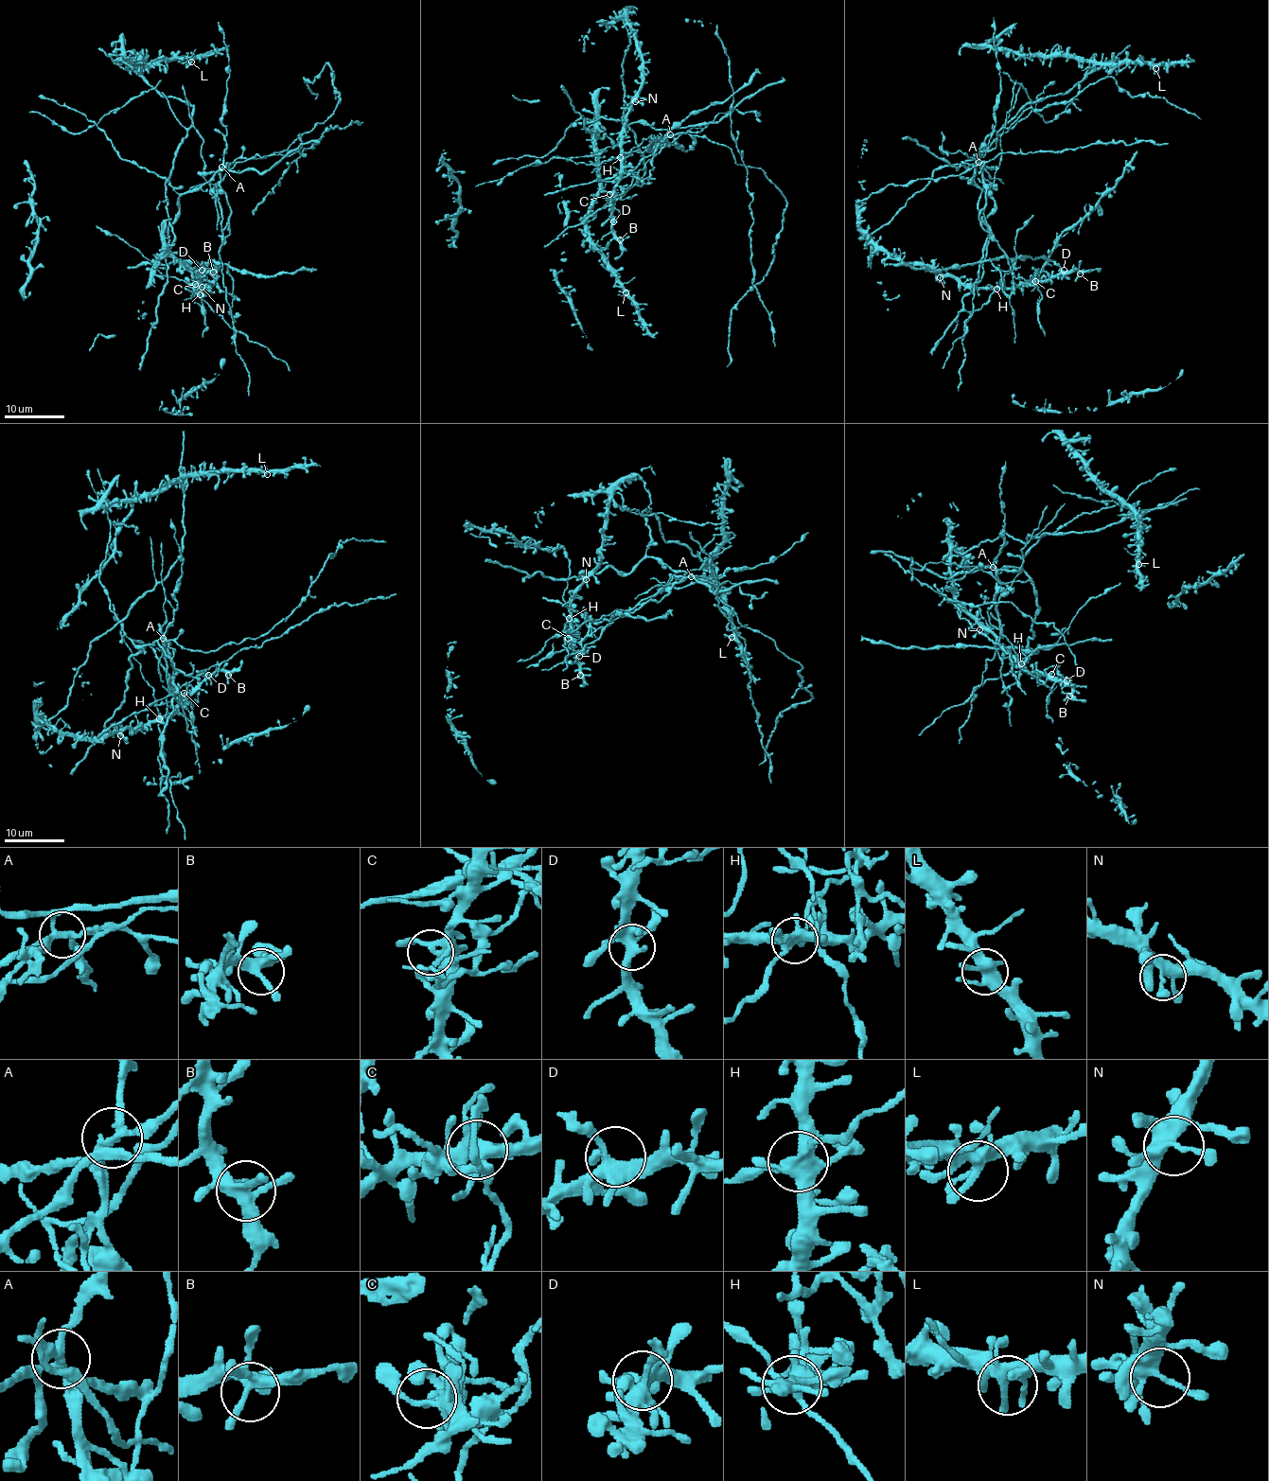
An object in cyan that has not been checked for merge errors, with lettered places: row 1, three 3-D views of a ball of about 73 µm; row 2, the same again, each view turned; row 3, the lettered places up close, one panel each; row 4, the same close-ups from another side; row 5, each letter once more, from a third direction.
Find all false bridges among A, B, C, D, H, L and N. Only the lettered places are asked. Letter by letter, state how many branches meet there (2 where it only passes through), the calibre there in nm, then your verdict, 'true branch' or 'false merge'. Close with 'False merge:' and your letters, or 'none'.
A: branches 4; calibre 220 nm; false merge
B: branches 4; calibre 360 nm; true branch
C: branches 6; calibre 320 nm; true branch
D: branches 6; calibre 400 nm; true branch
H: branches 6; calibre 440 nm; false merge
L: branches 5; calibre 400 nm; true branch
N: branches 5; calibre 340 nm; true branch
False merge: A, H

